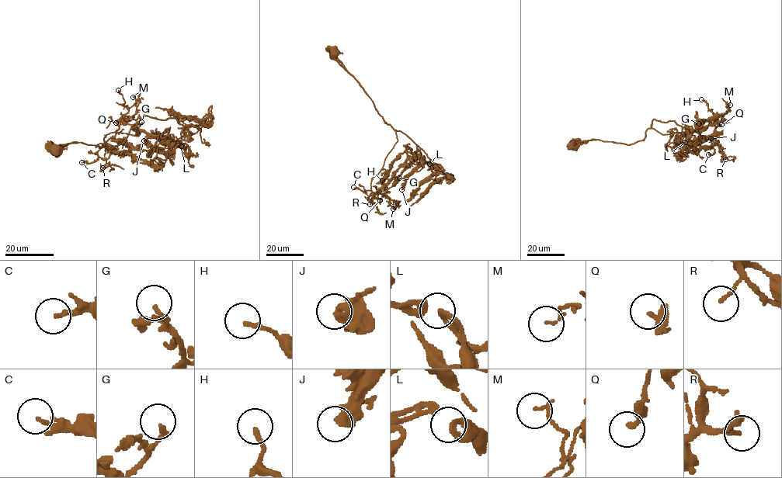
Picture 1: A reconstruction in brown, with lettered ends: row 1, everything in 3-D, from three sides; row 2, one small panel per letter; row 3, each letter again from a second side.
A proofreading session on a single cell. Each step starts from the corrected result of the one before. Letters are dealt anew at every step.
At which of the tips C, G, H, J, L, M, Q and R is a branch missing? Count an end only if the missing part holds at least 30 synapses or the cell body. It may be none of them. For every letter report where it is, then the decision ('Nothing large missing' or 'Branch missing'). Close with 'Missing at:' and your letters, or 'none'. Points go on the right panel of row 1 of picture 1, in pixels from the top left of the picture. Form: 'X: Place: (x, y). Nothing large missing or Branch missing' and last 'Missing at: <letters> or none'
C: Place: (708, 154). Nothing large missing
G: Place: (699, 123). Nothing large missing
H: Place: (701, 99). Nothing large missing
J: Place: (710, 138). Nothing large missing
L: Place: (685, 142). Nothing large missing
M: Place: (730, 105). Nothing large missing
Q: Place: (721, 124). Nothing large missing
R: Place: (725, 159). Nothing large missing
Missing at: none

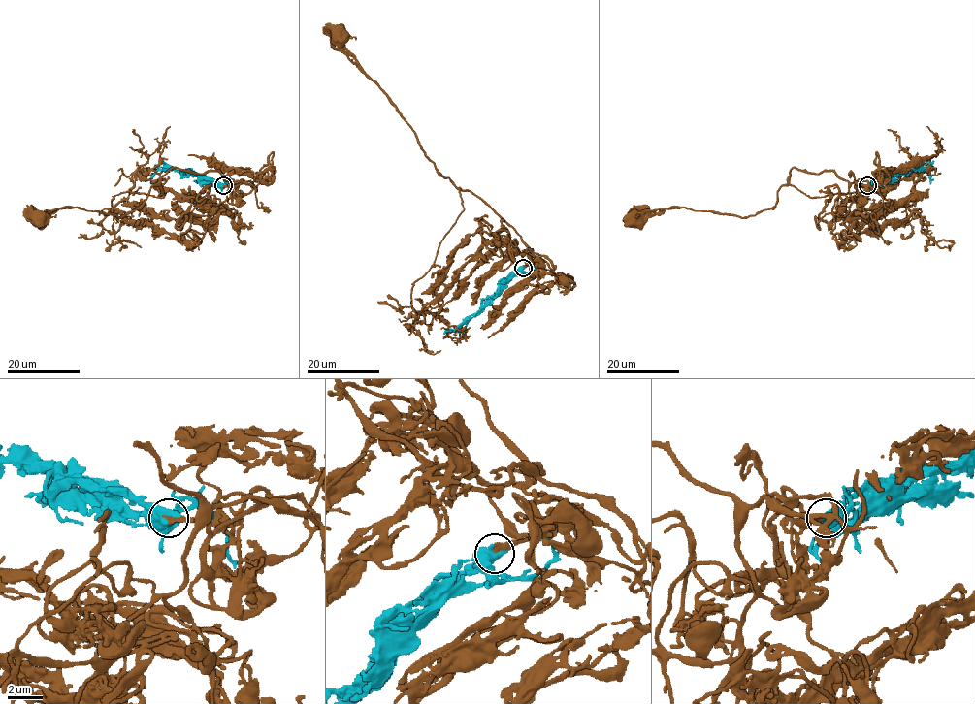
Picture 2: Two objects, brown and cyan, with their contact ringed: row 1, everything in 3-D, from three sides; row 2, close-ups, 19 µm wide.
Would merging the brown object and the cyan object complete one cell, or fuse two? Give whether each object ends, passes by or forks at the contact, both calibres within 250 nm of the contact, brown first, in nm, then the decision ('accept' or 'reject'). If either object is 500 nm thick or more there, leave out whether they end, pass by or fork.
260/750 nm | accept

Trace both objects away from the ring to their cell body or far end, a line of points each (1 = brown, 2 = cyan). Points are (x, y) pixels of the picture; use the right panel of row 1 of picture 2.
1: (867, 185), (831, 171), (793, 167), (777, 203), (755, 215), (669, 207), (634, 218)
2: (867, 185), (879, 184), (899, 173), (915, 169), (926, 170), (929, 178), (933, 178)

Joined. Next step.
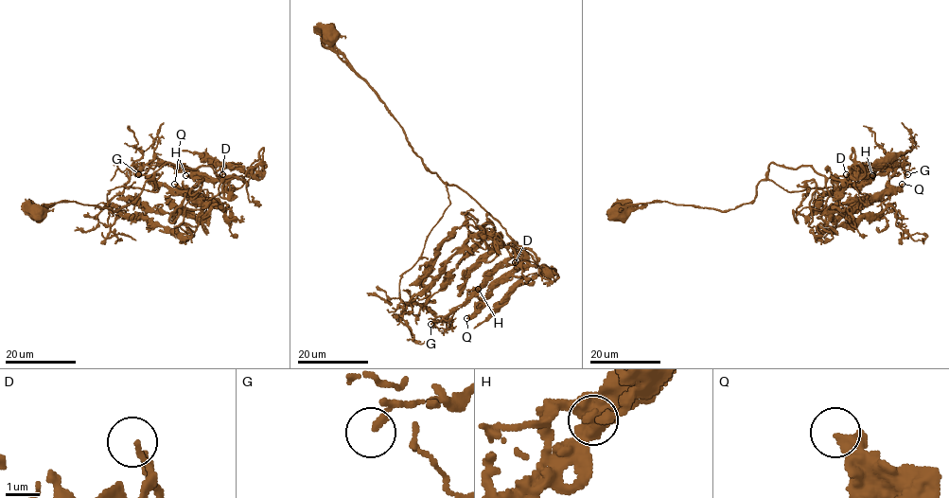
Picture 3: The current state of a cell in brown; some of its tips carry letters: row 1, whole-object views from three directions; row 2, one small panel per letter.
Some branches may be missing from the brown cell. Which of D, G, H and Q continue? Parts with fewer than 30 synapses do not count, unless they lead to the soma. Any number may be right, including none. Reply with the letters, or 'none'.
Q

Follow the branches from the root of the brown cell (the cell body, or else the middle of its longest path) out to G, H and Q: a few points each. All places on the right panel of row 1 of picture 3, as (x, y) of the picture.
G: (618, 211), (658, 201), (728, 211), (767, 179), (790, 192), (852, 186), (883, 201), (888, 168), (907, 174)
H: (618, 211), (658, 201), (734, 209), (754, 199), (771, 162), (792, 168), (810, 166), (840, 180), (872, 175)
Q: (618, 211), (658, 201), (734, 209), (754, 199), (771, 162), (810, 166), (848, 208), (902, 184)

